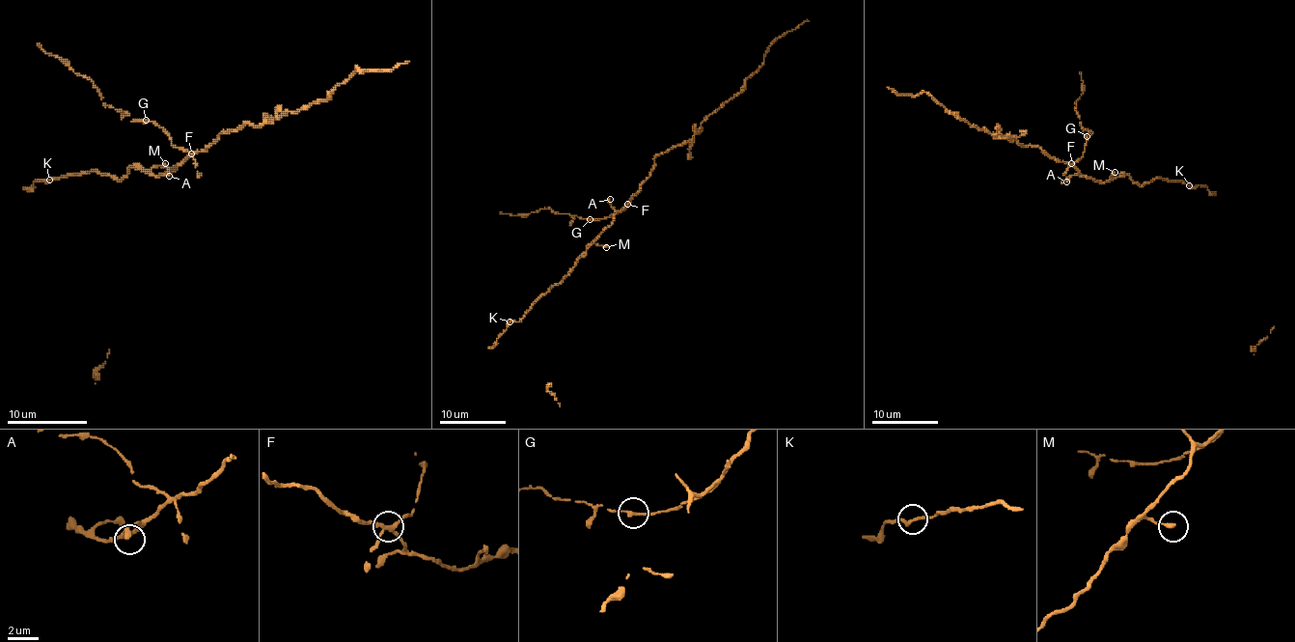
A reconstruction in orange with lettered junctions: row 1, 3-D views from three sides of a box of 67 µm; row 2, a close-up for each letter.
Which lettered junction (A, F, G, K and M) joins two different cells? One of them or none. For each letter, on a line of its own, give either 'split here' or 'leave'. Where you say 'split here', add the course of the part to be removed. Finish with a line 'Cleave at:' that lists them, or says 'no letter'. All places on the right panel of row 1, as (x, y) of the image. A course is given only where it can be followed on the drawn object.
A: leave
F: leave
G: leave
K: leave
M: leave
Cleave at: no letter

